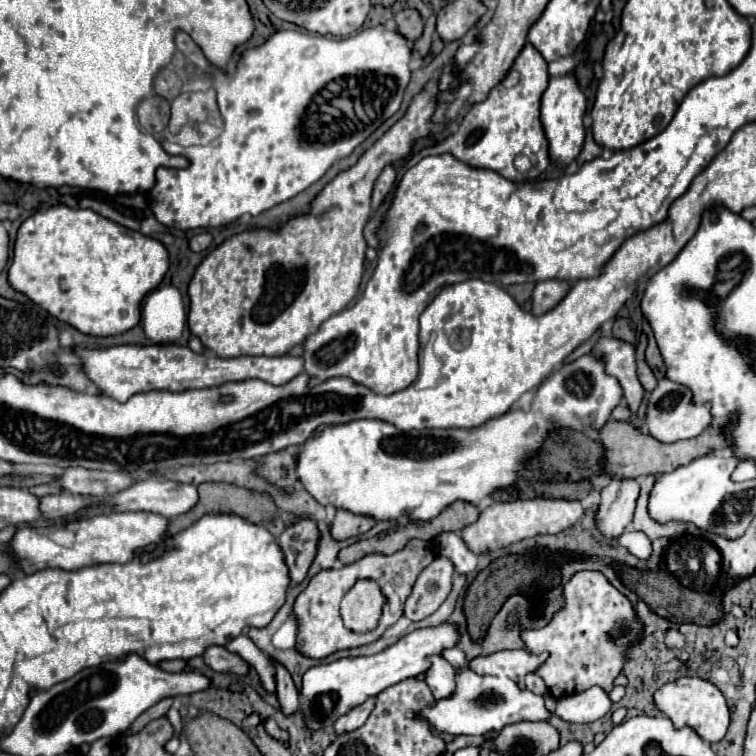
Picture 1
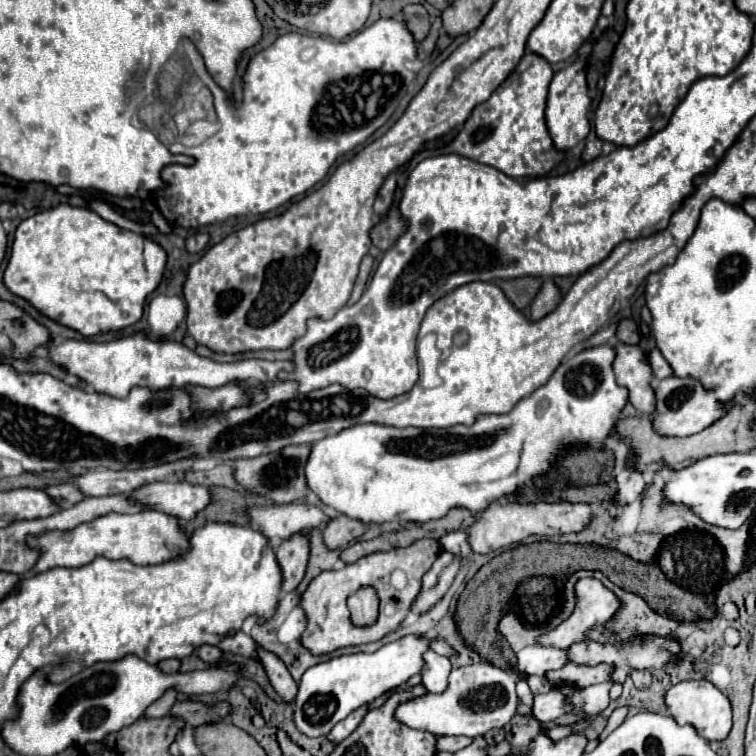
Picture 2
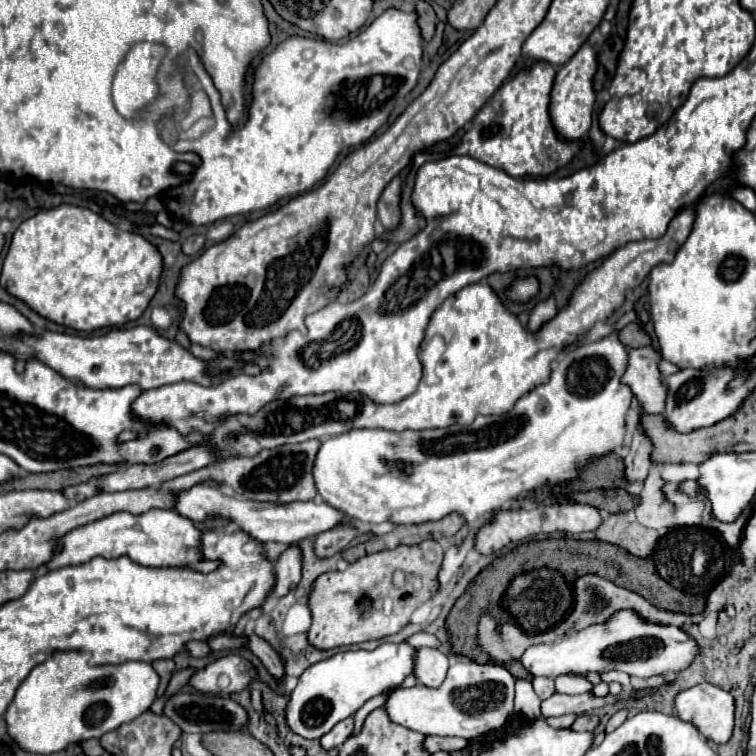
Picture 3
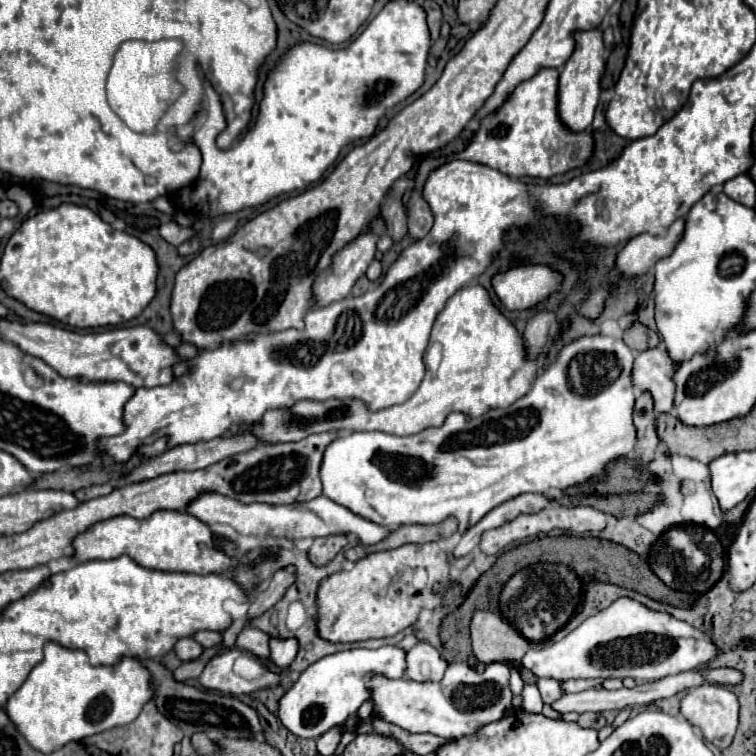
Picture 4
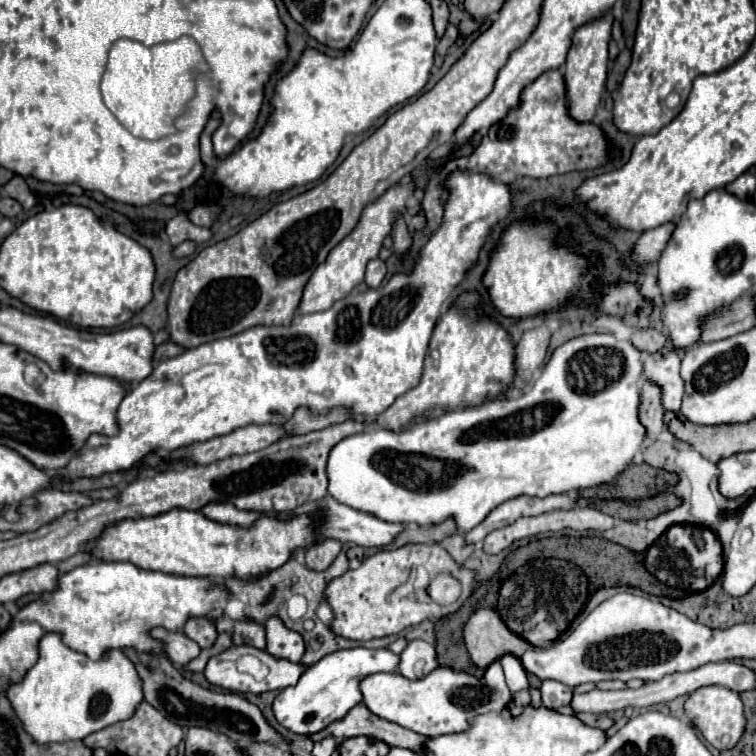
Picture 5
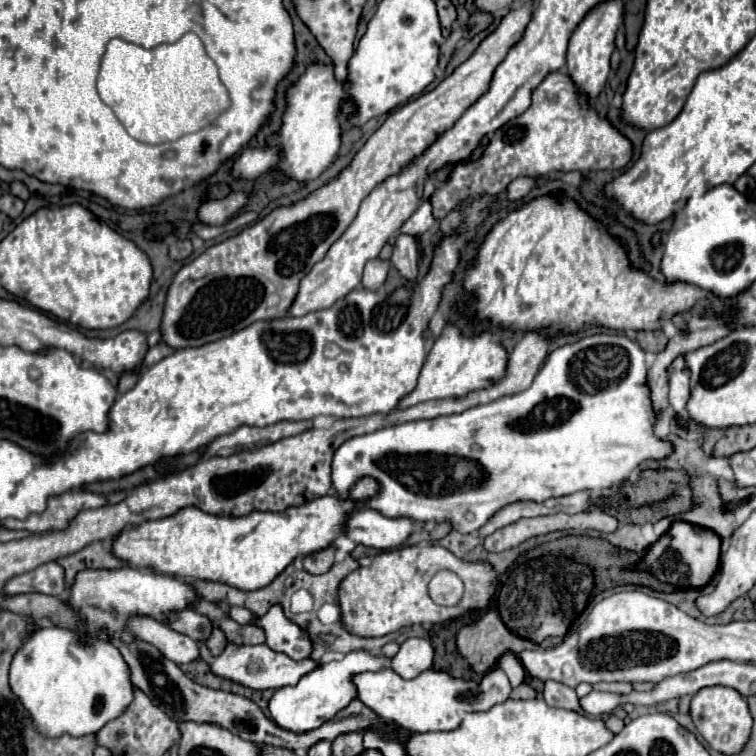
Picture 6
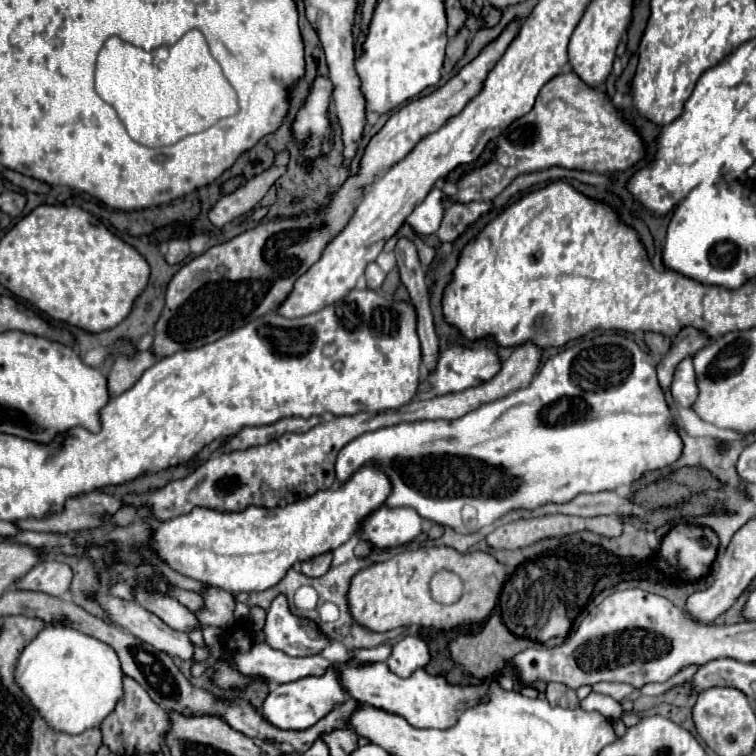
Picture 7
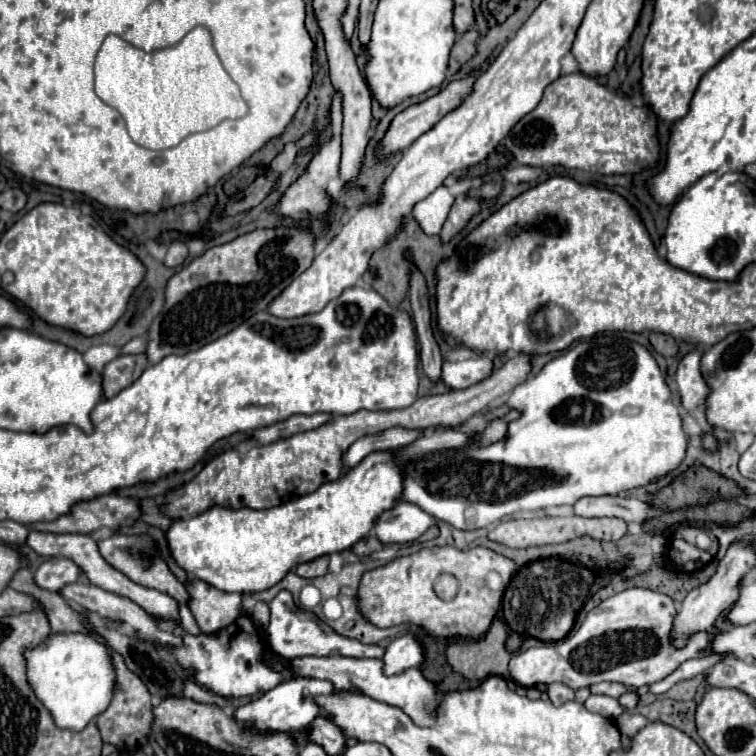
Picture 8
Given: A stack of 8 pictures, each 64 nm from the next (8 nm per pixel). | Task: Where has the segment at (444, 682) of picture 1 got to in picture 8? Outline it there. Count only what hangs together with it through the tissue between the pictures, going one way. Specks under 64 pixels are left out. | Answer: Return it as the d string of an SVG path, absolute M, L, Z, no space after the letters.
M406 634L388 644L386 656L384 656L384 674L386 676L400 674L408 668L420 666L422 662L424 662L422 646L416 642L414 636Z

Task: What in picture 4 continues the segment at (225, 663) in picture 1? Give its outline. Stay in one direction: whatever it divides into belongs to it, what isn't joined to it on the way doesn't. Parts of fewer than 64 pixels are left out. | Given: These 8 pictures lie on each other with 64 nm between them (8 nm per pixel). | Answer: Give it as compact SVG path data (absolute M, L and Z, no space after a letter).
M182 638L176 642L174 652L178 654L180 660L196 660L204 652L204 648L194 638Z

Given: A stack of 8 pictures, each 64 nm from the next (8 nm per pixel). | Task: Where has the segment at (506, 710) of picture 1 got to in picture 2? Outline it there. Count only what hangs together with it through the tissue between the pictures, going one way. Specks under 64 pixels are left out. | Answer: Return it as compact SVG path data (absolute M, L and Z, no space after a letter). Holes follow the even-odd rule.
M472 664L464 668L454 668L450 674L450 684L442 694L426 694L416 700L400 704L396 708L396 718L410 728L428 730L436 736L484 736L488 730L504 728L518 712L514 676L492 664ZM552 688L548 694L534 696L532 710L530 710L530 714L538 722L550 722L550 720L556 720L558 716L568 714L568 712L570 712L570 704L566 702L564 694L556 688Z

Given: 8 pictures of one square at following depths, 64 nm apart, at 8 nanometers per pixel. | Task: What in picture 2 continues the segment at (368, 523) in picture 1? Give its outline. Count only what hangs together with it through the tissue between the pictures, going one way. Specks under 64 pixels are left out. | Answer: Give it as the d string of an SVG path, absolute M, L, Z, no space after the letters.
M344 514L332 518L326 528L324 528L324 542L328 548L340 548L340 546L346 546L350 544L350 540L356 540L364 534L364 524L360 520L354 520L354 518L348 518Z

